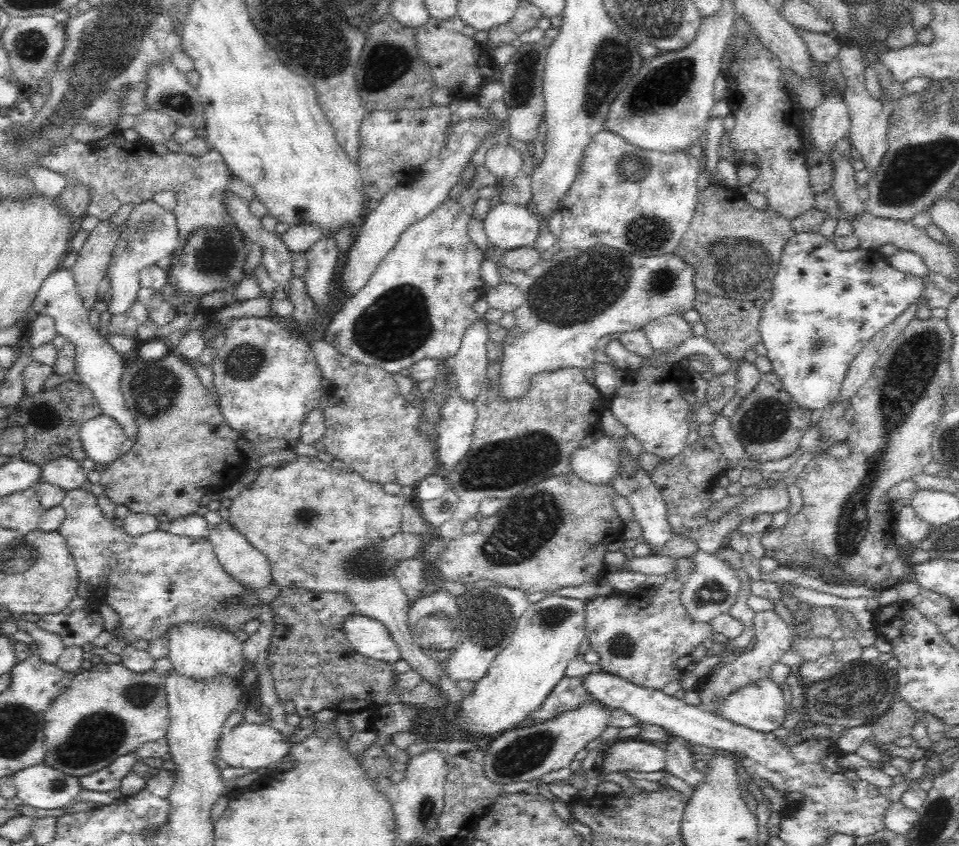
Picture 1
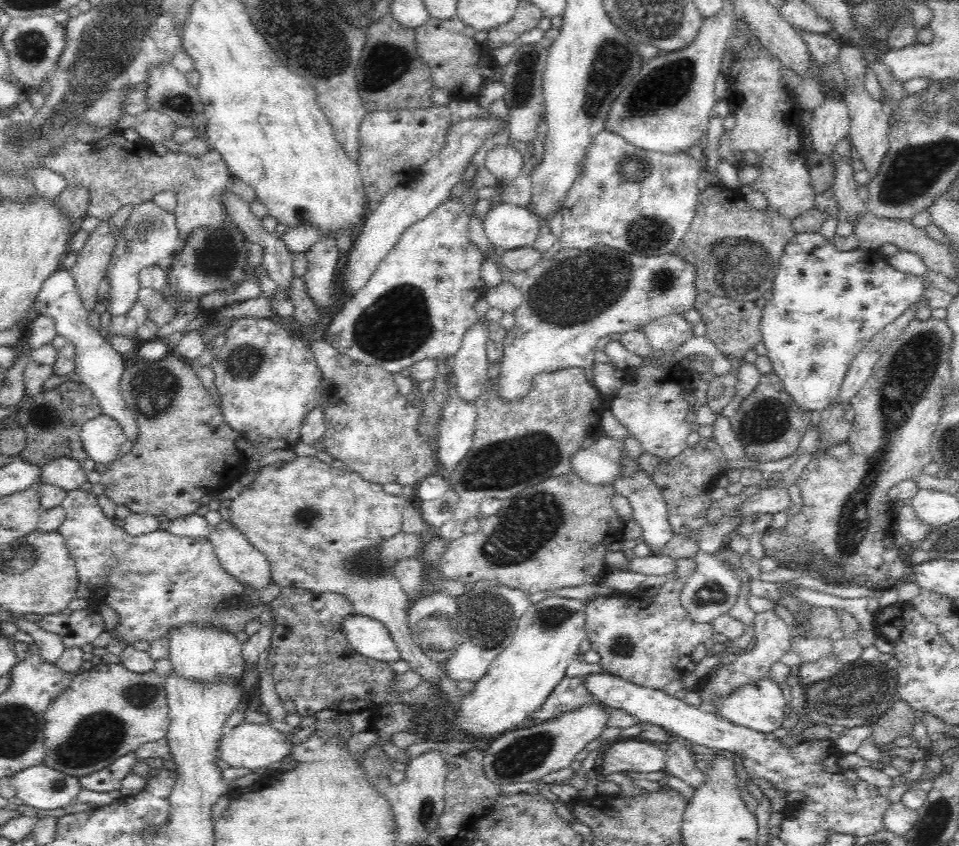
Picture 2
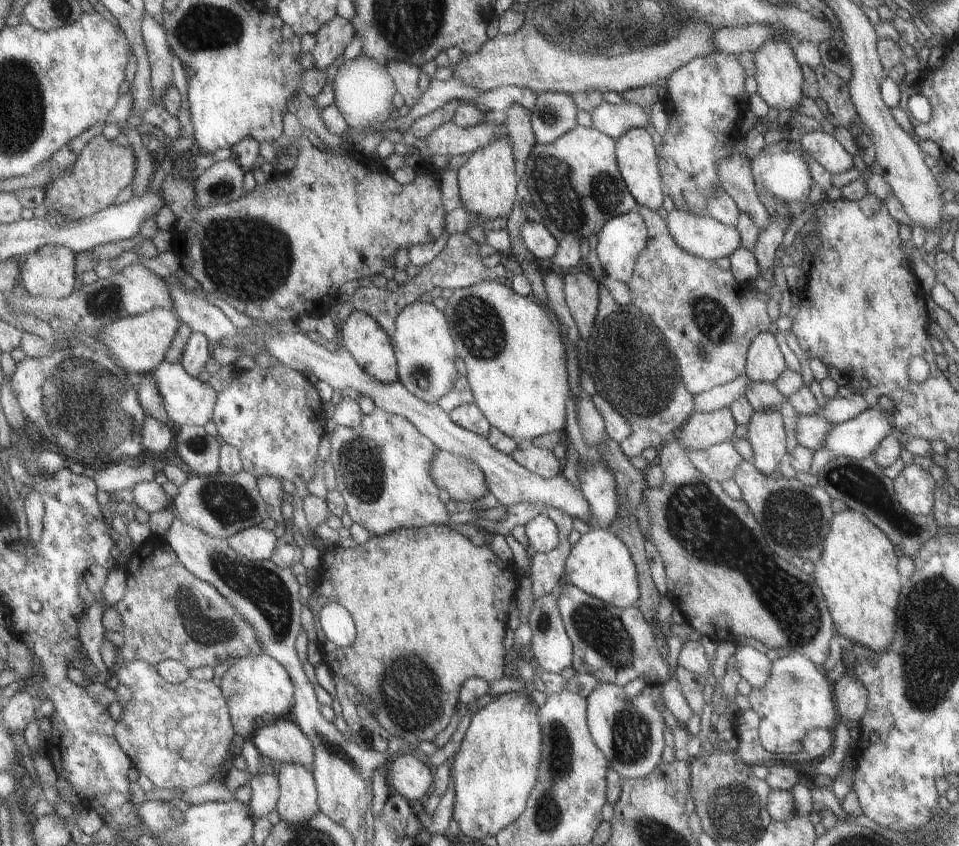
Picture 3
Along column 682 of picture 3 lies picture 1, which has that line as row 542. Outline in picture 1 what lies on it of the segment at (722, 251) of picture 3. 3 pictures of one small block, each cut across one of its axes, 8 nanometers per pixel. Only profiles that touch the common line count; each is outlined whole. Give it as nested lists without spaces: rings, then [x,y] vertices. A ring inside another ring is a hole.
[[[224,520],[211,528],[210,534],[207,536],[209,541],[214,545],[220,564],[224,570],[230,574],[232,578],[236,578],[238,582],[250,588],[262,591],[271,581],[271,568],[268,559],[262,551],[254,548],[248,542],[248,539],[228,520]]]

